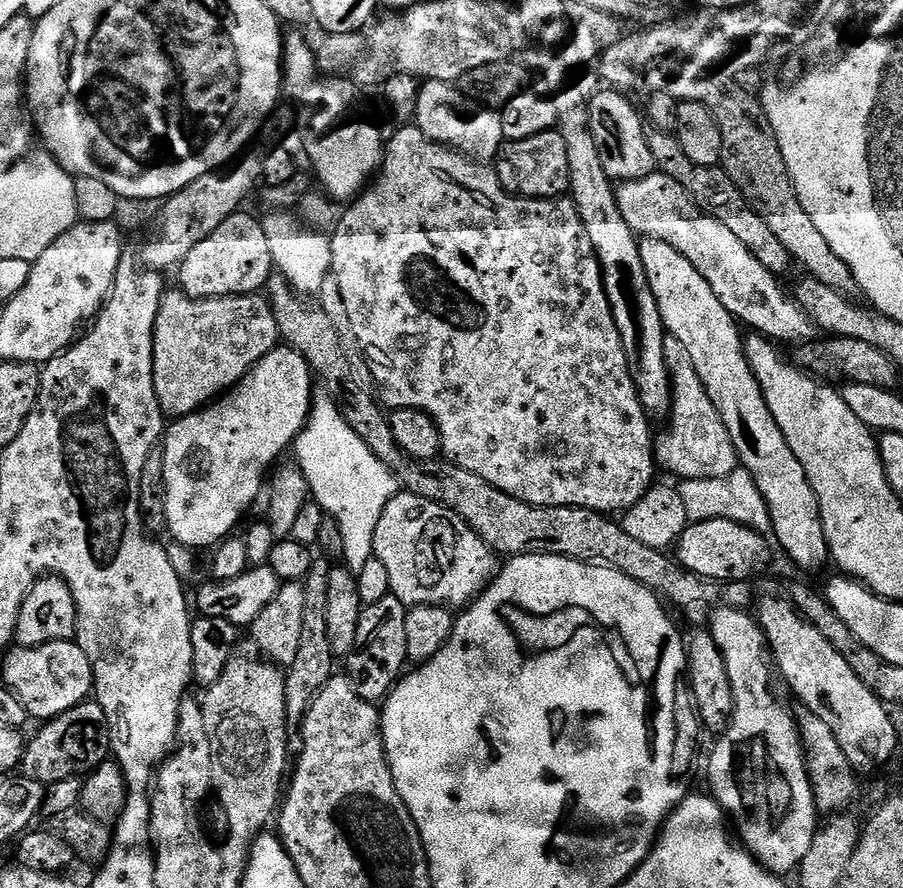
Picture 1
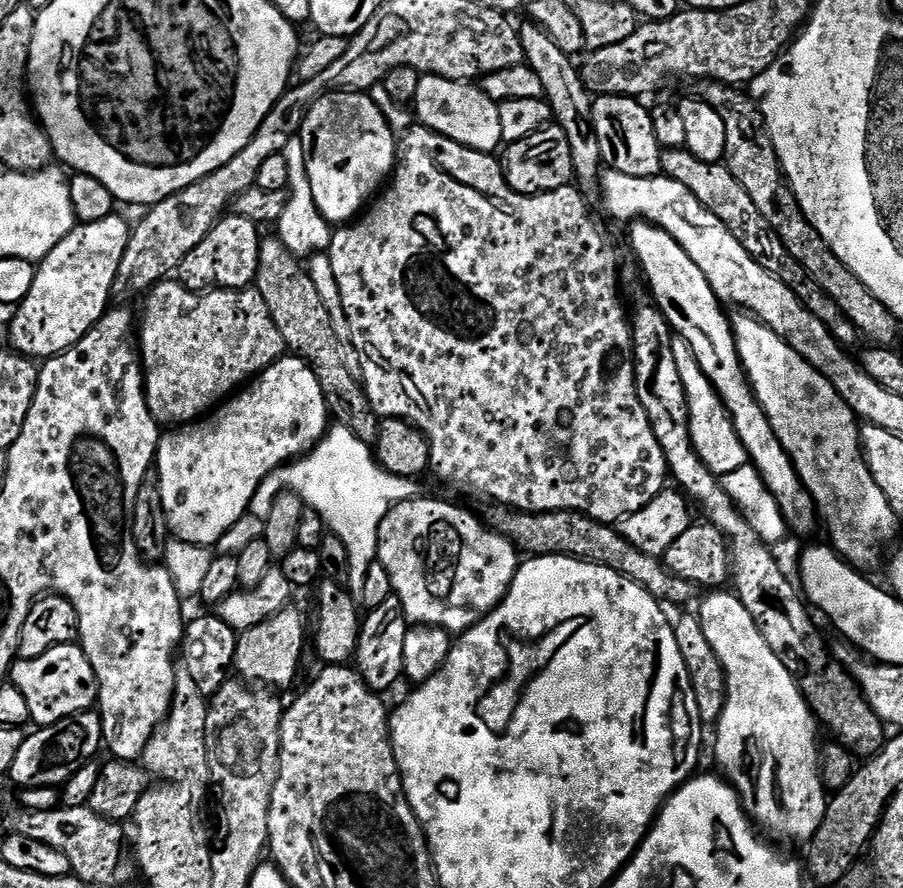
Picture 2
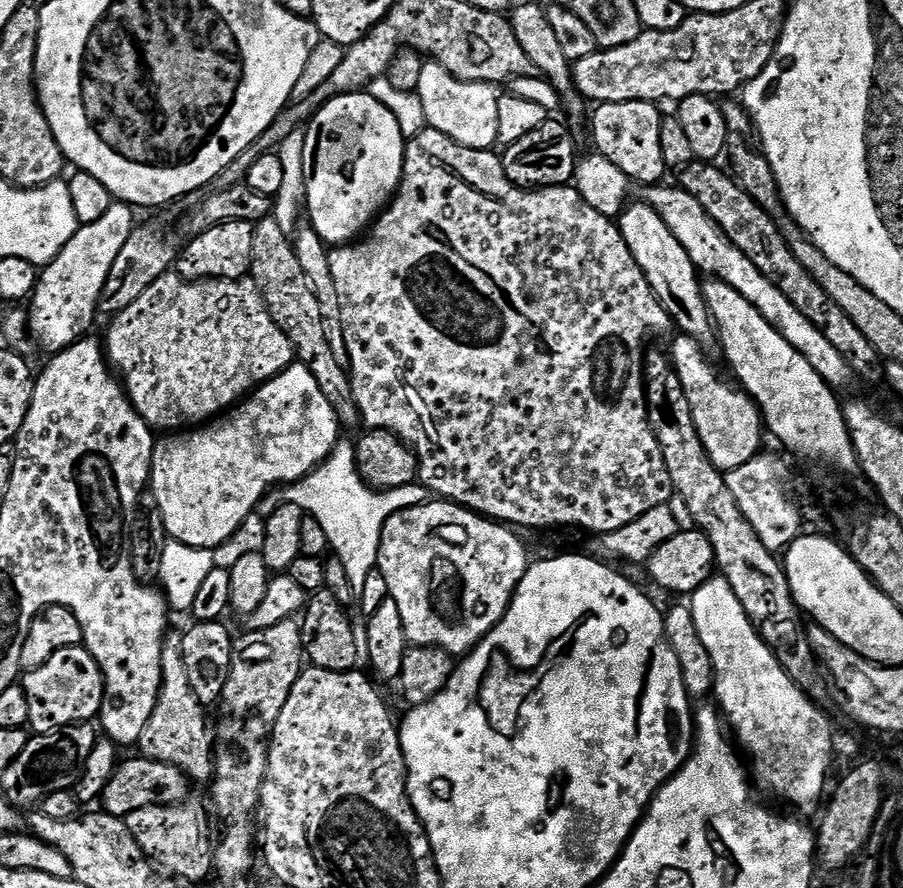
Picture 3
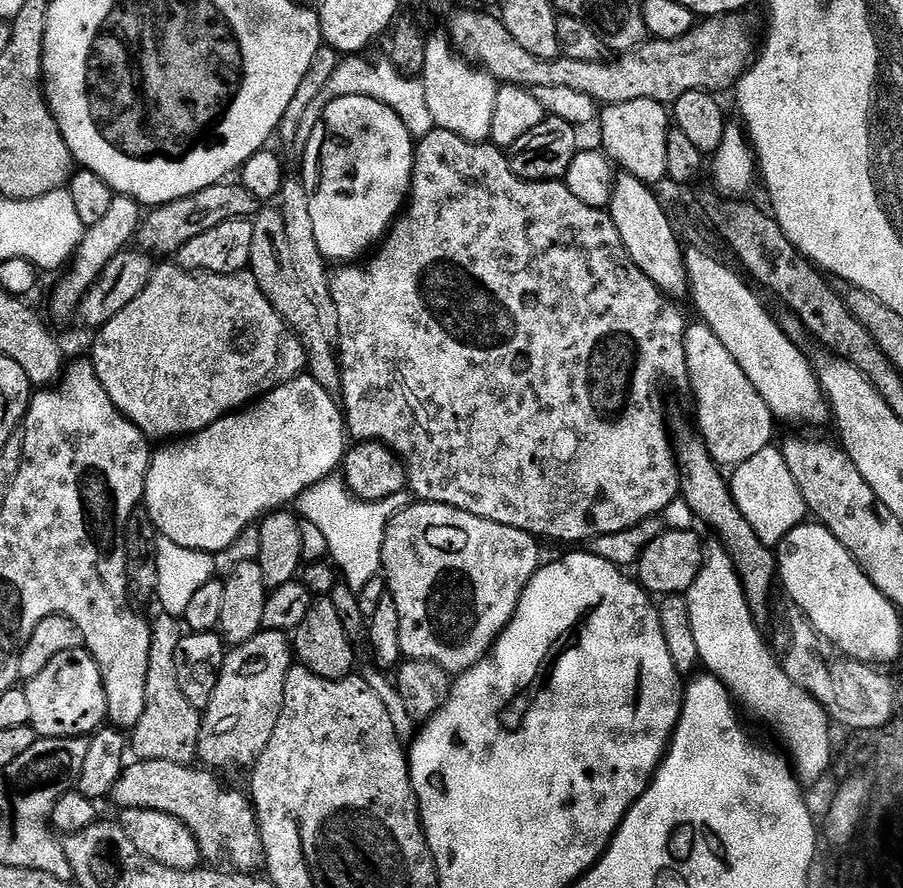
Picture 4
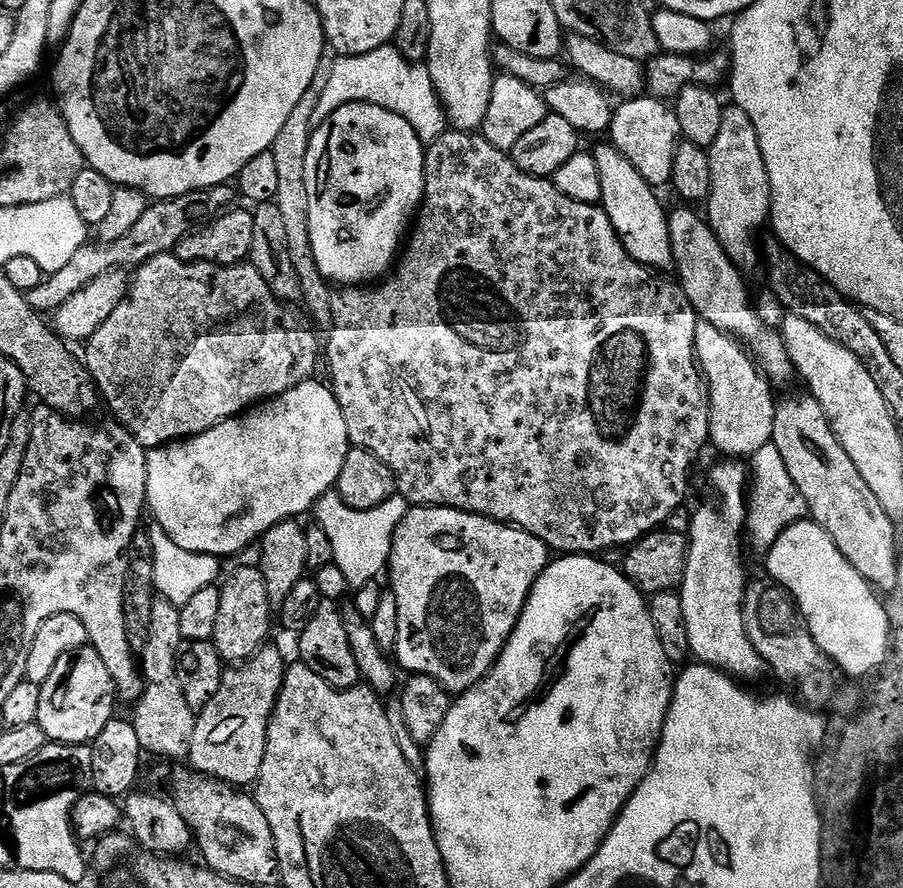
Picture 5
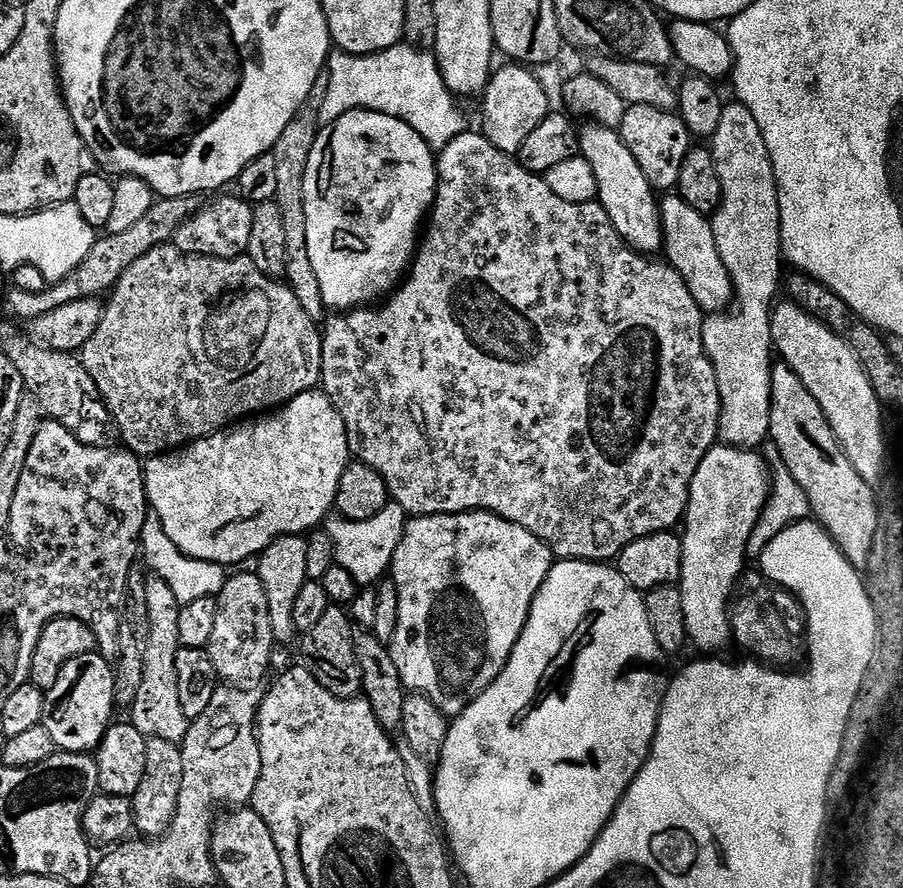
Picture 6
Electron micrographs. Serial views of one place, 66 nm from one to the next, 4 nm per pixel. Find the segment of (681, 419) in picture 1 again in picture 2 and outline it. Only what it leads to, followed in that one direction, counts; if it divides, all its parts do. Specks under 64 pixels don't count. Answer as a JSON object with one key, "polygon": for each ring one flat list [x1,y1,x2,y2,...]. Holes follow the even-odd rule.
{"polygon":[[676,338,672,341,674,362,678,362,678,375,682,377,682,390,686,392,688,403,688,426,694,450,702,458,702,462,718,477,730,474,739,467,749,463,748,452,742,446,742,438,734,430,734,422,721,402,719,394,714,390,710,378,702,374,702,366,698,366,698,358,694,358,694,350,686,341]]}

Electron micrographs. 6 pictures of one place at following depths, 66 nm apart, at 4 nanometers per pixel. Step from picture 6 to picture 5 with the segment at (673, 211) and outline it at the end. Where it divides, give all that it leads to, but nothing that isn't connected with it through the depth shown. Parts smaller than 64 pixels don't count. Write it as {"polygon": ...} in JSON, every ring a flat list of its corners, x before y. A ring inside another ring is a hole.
{"polygon":[[679,207,671,209,668,218,672,262,678,282,683,286,686,298,690,298,697,317,703,323,718,326,723,332,743,340,769,384,790,383,794,380,794,369,790,354,786,354,784,339,775,327,767,328,763,318,748,305,748,288,740,277,743,276,741,269,728,257,726,250,722,250,707,219,691,207]]}

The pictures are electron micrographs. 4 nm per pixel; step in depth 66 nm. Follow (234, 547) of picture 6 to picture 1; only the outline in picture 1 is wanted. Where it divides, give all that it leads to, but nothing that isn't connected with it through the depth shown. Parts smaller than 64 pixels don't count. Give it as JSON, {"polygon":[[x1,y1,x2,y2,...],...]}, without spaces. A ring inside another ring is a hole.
{"polygon":[[277,346,223,396,199,412,179,417,173,423,176,425,167,429,162,440,166,470,166,518,167,531,172,532,171,539,175,543,193,550,211,549,231,533,228,531,243,518,244,511,255,505,256,496,261,492,270,469,277,463,275,460,295,445,296,437,308,424,314,395,312,380,314,384,314,373,302,354,298,354,295,348]]}

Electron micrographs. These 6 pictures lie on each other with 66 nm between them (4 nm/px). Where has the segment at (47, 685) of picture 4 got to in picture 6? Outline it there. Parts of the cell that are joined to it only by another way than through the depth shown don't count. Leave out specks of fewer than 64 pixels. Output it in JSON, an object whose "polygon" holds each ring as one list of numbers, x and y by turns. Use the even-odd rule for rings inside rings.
{"polygon":[[99,651,78,654,78,658,70,658,70,662,62,666,62,674,58,674,54,686,46,690,43,725,46,730,50,730,50,738,54,738,59,751,92,754,99,748,109,724,113,723,112,708,116,707,116,673,109,657,101,656]]}

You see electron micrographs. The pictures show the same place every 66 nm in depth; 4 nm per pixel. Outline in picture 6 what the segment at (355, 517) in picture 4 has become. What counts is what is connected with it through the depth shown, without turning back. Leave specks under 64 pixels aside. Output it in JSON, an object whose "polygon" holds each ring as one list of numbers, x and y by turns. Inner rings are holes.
{"polygon":[[391,502,381,512,374,514,374,518,365,520,329,519,326,530,336,543,336,563,350,570,350,574,354,574,356,585,379,585,382,577,391,569,392,559,398,550,398,542,402,542,405,523,406,514,402,506]]}

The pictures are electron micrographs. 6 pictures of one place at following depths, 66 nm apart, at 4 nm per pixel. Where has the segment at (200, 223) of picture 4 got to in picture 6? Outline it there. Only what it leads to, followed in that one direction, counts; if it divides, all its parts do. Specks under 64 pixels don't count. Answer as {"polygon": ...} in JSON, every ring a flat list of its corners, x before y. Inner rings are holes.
{"polygon":[[199,195,157,198,137,224,126,230,108,232,96,239,90,254,86,254,86,258,82,258,80,265,66,274,66,278,49,283,40,293,23,292,22,289,13,287,8,296,9,310,24,322,30,322,34,318,42,318,42,314,58,310,58,306,66,306,75,300,100,298,111,293,122,274,126,274,126,270,130,270,130,266,134,266,134,262,138,262,142,254,148,254,150,250,169,243,178,226,182,226,182,222,190,219,201,207]]}

